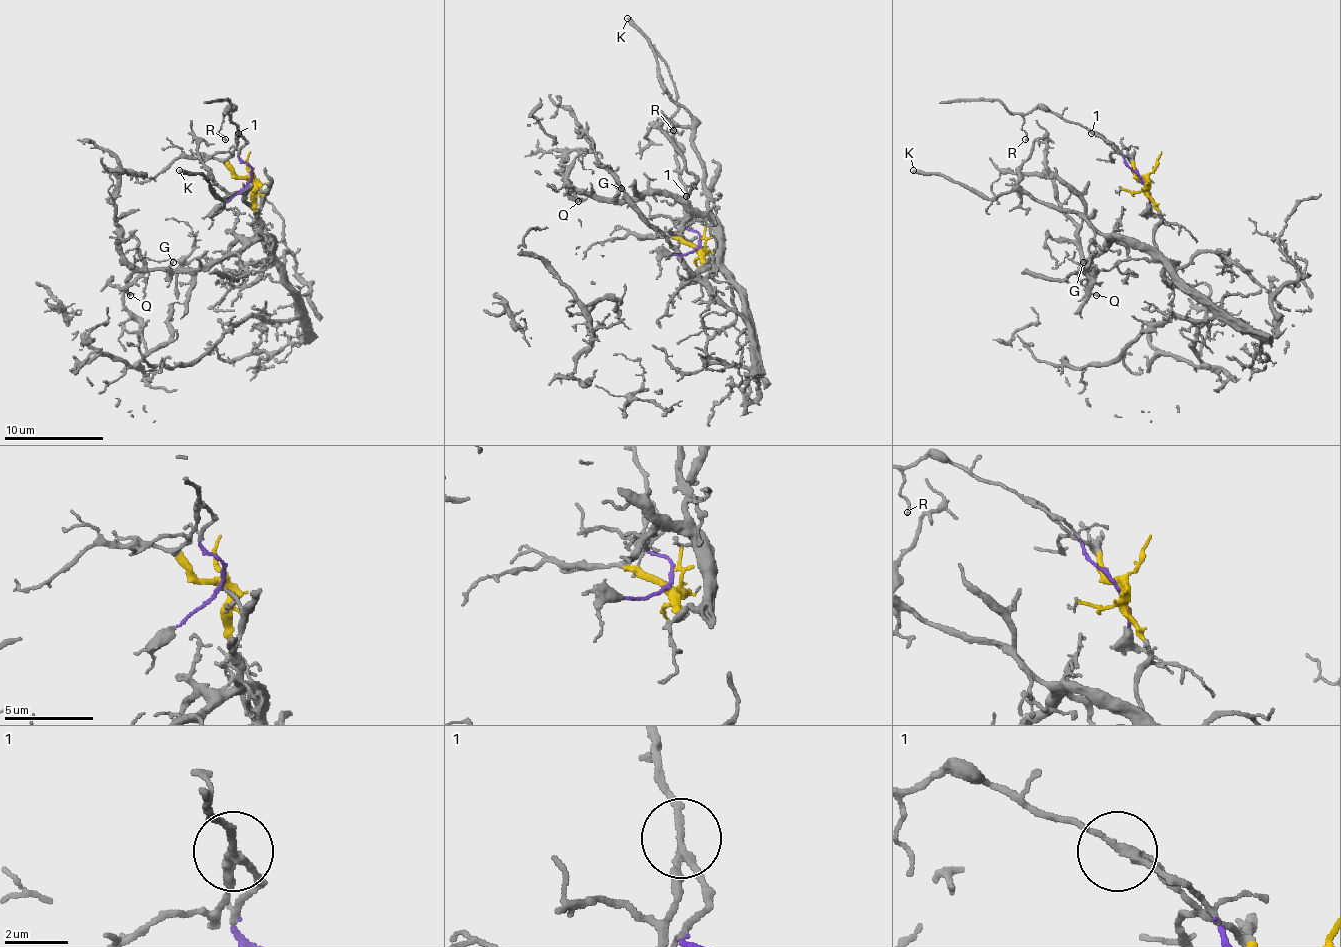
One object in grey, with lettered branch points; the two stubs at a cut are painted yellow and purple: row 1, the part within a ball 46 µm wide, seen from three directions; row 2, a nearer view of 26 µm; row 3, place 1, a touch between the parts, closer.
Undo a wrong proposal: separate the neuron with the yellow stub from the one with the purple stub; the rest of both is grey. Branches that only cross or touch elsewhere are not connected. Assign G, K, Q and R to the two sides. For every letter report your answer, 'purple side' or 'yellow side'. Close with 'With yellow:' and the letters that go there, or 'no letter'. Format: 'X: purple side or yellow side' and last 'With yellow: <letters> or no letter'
G: yellow side
K: yellow side
Q: yellow side
R: purple side
With yellow: G, K, Q

